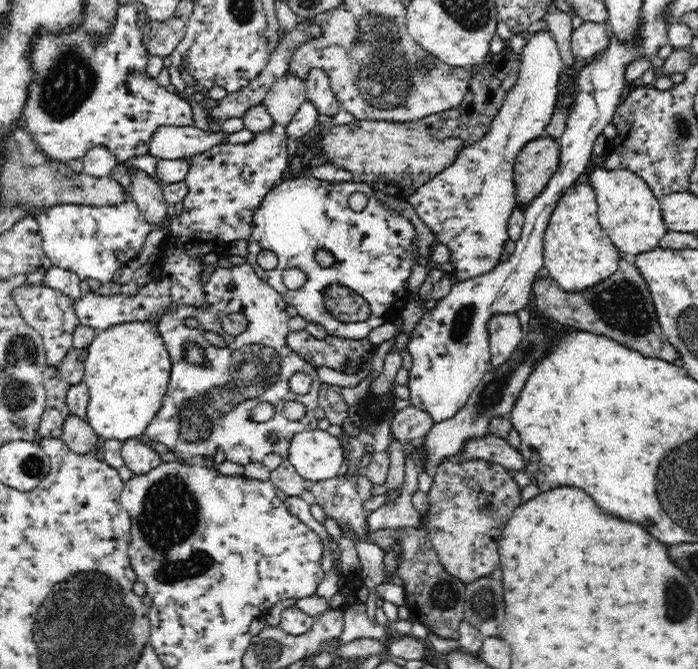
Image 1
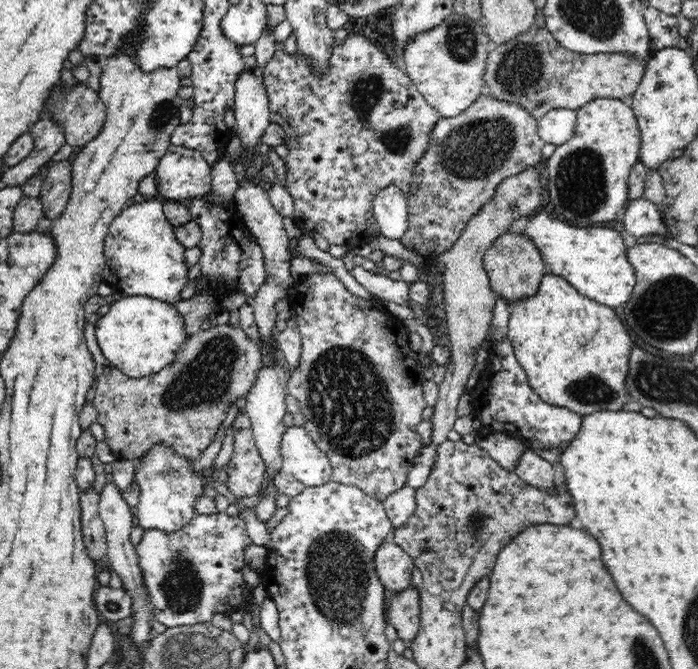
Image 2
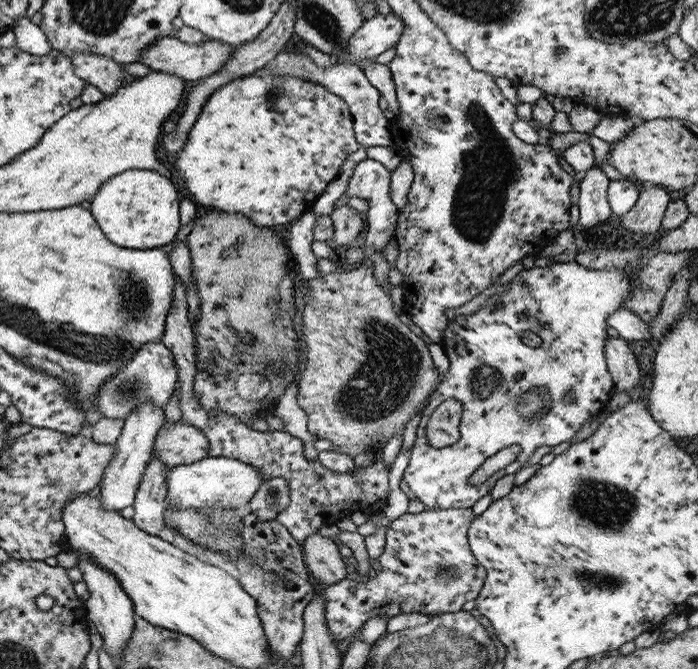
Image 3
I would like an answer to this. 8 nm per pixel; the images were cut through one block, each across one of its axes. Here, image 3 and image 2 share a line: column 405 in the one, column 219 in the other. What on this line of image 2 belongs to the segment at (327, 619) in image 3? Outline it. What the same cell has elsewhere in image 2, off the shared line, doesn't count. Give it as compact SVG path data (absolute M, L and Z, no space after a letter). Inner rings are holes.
M225 511L210 514L196 513L190 522L180 530L170 532L156 528L143 530L135 546L144 587L151 601L154 621L166 628L190 626L210 622L214 614L230 615L241 610L248 599L248 589L243 574L247 566L246 548L252 546L246 519L240 515L228 515Z

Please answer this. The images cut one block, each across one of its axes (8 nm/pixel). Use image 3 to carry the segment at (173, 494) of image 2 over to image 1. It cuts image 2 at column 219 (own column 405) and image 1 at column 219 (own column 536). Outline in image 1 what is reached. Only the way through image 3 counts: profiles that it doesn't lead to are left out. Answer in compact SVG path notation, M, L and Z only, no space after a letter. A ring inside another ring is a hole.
M246 262L238 265L222 263L209 275L206 283L202 285L202 304L191 306L191 304L173 303L158 320L156 328L165 342L166 351L169 352L171 361L171 375L168 388L160 410L150 421L144 436L150 441L158 441L168 446L169 450L179 456L179 462L194 462L201 456L212 456L220 448L226 455L228 462L236 464L248 464L260 462L266 454L280 454L285 458L288 454L290 442L297 432L302 432L318 421L314 417L314 410L319 406L318 395L320 379L317 368L303 360L298 353L292 351L286 344L286 336L290 331L290 317L286 313L287 302L278 291L260 279L255 270ZM240 313L248 319L248 328L238 336L222 333L225 346L217 347L209 343L204 337L205 332L221 333L220 321L227 314ZM184 318L196 318L200 325L196 329L186 327L182 322ZM184 342L197 342L204 350L206 359L210 359L208 368L192 368L186 366L182 357L182 344ZM294 372L305 372L311 376L312 386L303 395L296 394L288 385L288 378ZM298 401L304 405L306 414L300 420L288 420L283 415L286 402ZM258 402L269 402L275 410L272 418L265 422L254 421L250 418L252 409Z

